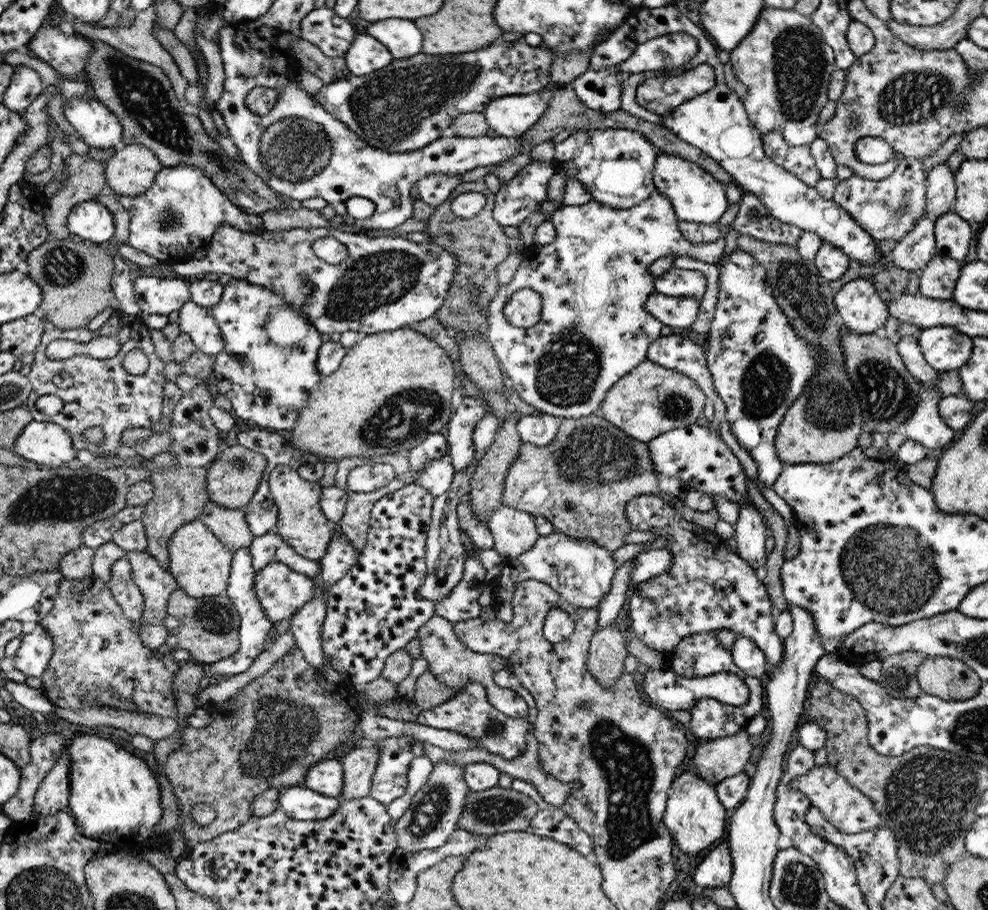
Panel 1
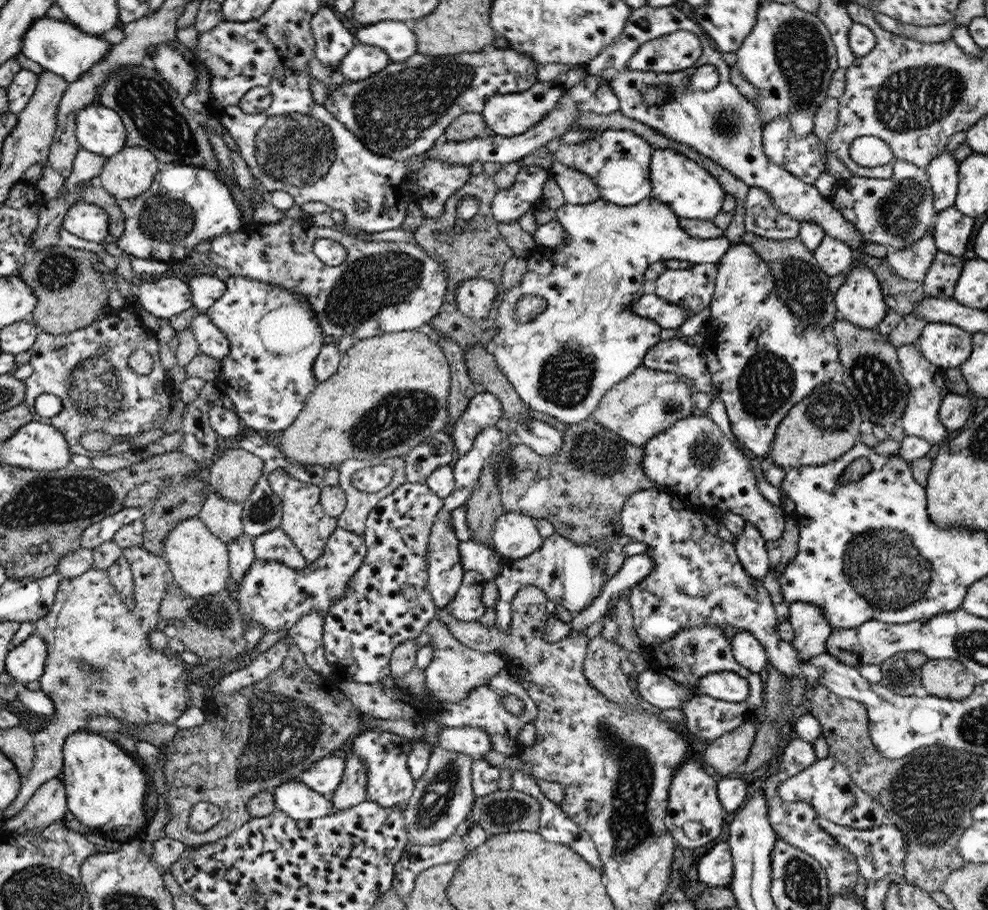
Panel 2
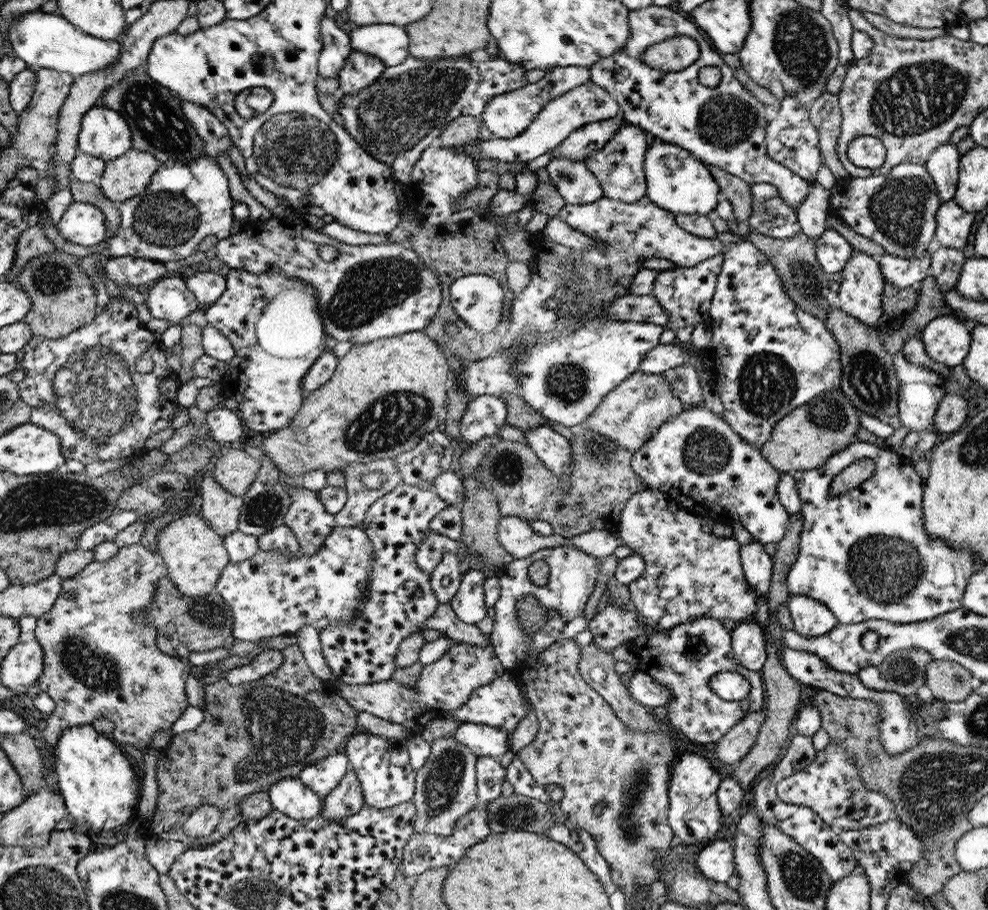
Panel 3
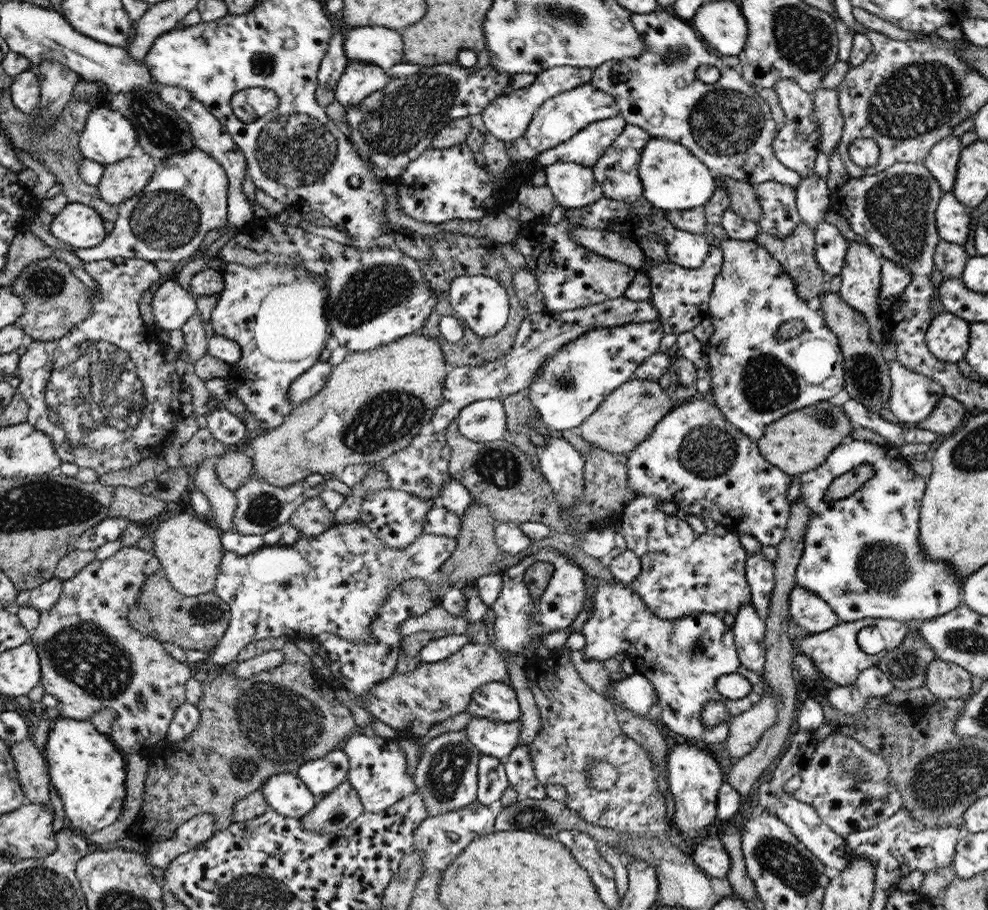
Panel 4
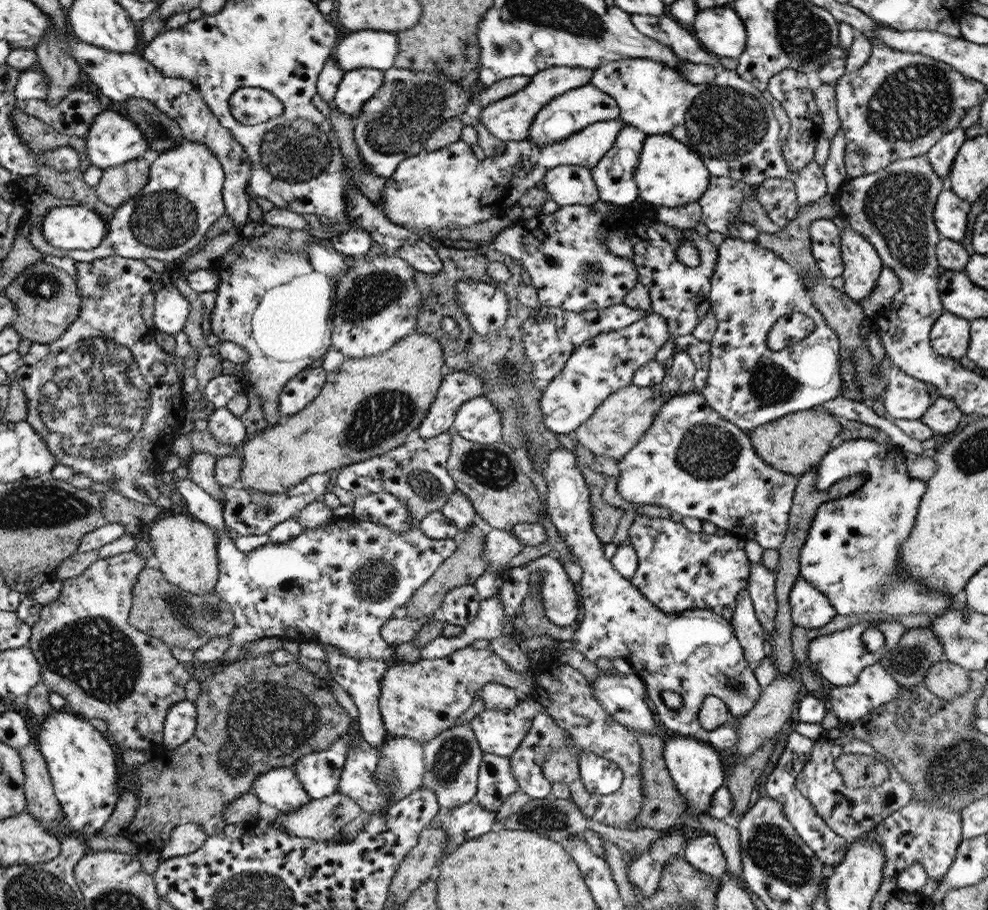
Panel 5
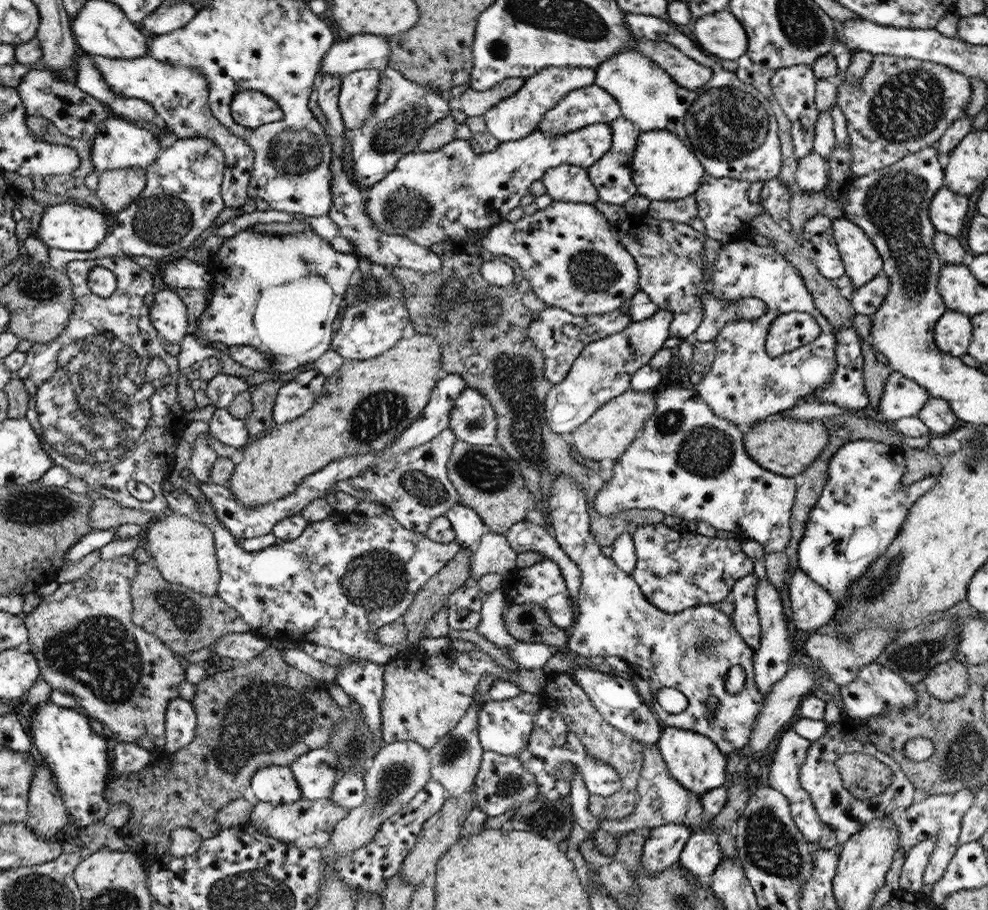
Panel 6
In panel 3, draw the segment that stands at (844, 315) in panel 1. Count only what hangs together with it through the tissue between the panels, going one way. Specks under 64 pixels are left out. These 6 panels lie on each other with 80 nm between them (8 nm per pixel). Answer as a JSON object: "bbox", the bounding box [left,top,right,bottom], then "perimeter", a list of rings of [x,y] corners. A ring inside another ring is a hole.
{"bbox":[837,250,884,329],"perimeter":[[[855,250],[841,273],[843,277],[837,295],[840,308],[844,312],[855,316],[858,321],[878,329],[878,321],[884,314],[882,304],[884,280],[879,261],[868,256],[866,252]]]}

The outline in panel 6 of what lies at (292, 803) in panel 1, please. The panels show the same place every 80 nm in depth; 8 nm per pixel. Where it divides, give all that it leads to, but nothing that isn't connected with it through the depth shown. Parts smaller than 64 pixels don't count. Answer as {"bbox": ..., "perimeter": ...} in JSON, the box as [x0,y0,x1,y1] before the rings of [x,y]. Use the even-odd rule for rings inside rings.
{"bbox":[250,766,303,805],"perimeter":[[[265,766],[253,775],[250,785],[260,801],[272,805],[288,804],[303,798],[289,767]]]}

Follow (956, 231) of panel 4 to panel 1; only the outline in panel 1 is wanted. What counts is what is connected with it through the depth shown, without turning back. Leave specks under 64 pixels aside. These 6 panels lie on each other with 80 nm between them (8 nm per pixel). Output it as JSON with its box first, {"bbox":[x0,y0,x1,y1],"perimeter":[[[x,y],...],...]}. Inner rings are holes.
{"bbox":[934,210,972,261],"perimeter":[[[953,210],[934,219],[937,256],[964,261],[972,242],[972,224]]]}

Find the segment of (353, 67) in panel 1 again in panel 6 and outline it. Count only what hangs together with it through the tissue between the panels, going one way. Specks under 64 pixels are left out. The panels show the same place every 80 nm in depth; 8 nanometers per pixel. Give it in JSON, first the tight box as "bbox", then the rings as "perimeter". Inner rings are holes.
{"bbox":[339,69,380,130],"perimeter":[[[376,69],[355,70],[341,77],[339,110],[347,130],[359,129],[374,115],[380,78]]]}

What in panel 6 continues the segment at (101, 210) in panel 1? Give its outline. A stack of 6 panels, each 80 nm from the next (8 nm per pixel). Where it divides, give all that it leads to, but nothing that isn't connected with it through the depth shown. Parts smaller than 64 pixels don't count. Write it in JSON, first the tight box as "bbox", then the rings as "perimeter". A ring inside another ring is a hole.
{"bbox":[37,203,108,253],"perimeter":[[[59,203],[47,206],[42,213],[42,217],[37,229],[38,238],[48,248],[60,250],[72,250],[88,253],[90,250],[98,248],[108,234],[108,224],[102,212],[96,212],[96,208],[83,207],[73,203]]]}

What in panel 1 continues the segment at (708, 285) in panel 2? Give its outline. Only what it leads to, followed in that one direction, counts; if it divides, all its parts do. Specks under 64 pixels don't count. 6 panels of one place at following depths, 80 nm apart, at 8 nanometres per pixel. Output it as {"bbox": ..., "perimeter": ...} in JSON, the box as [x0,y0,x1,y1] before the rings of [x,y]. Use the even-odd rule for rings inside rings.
{"bbox":[654,267,707,298],"perimeter":[[[672,267],[654,279],[655,292],[678,298],[701,298],[707,291],[707,276],[701,270]]]}

